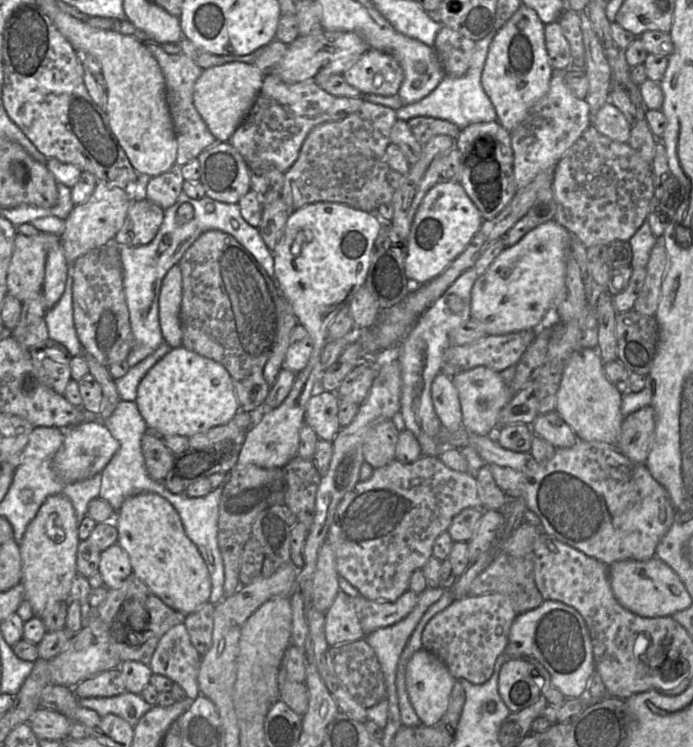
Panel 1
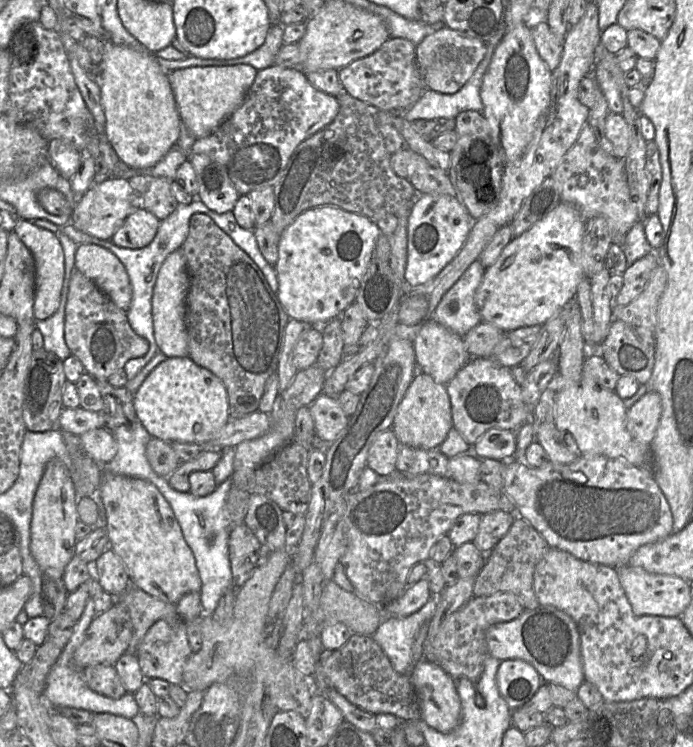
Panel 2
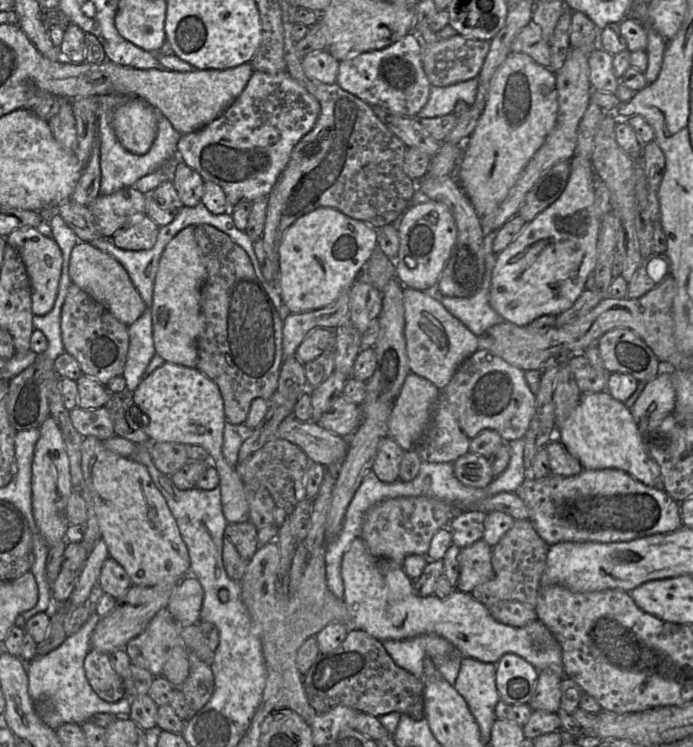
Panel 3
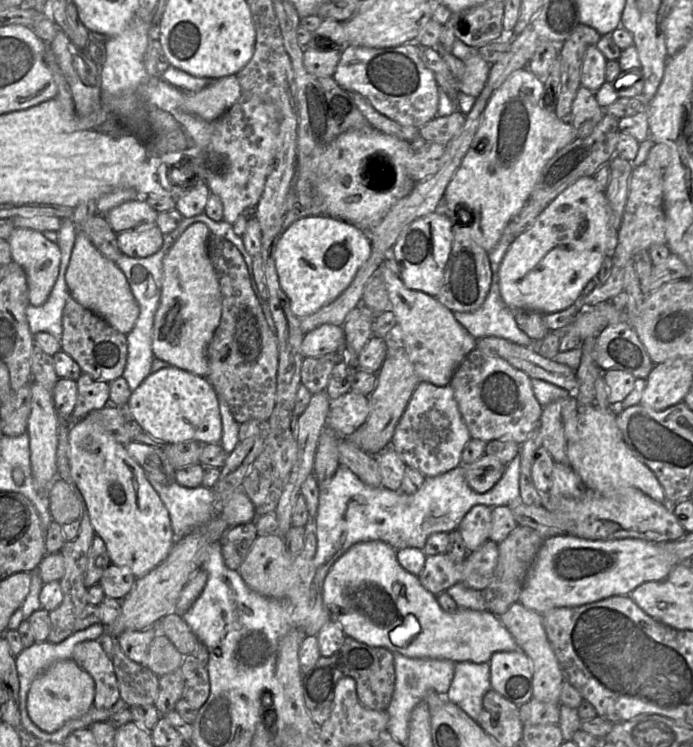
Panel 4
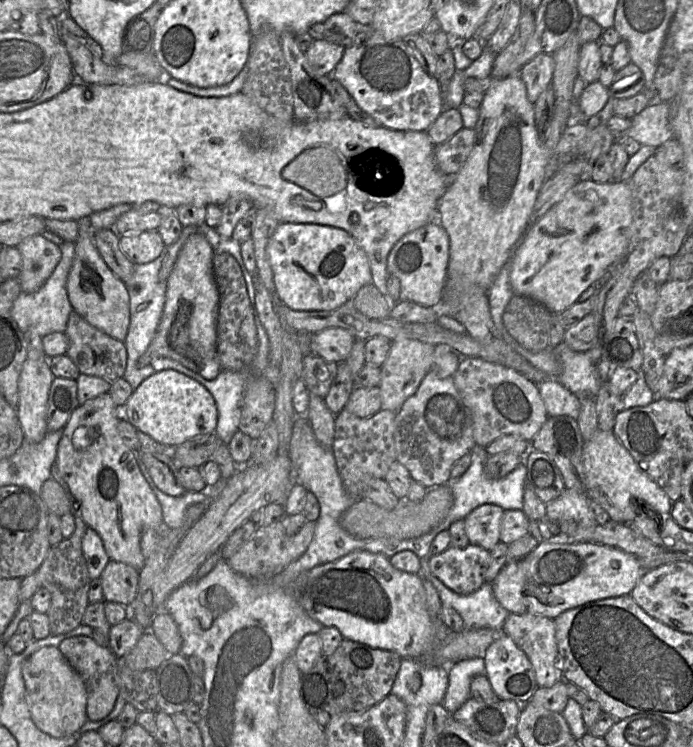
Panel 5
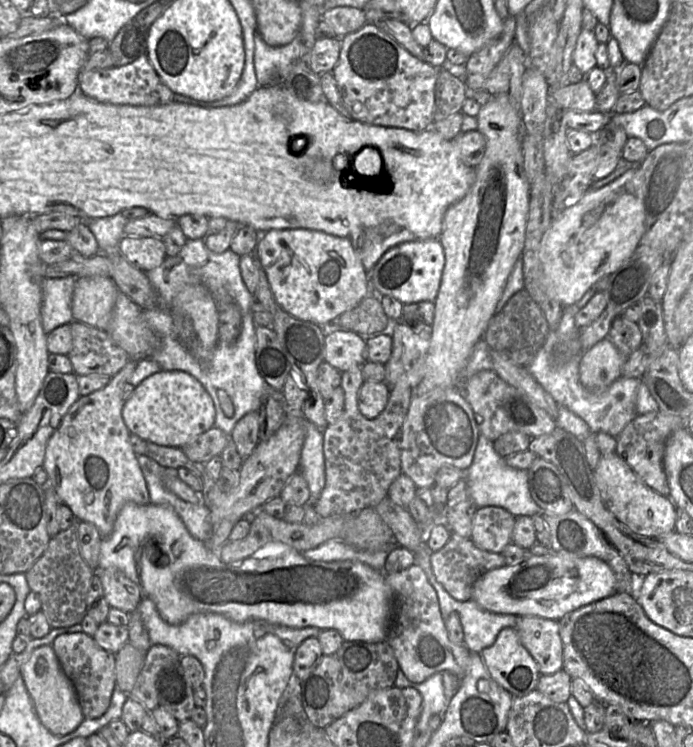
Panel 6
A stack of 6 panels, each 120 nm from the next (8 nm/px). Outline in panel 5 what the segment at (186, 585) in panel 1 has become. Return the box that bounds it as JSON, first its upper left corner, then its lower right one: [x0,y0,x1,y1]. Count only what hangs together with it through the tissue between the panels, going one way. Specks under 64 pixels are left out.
[55,392,162,570]

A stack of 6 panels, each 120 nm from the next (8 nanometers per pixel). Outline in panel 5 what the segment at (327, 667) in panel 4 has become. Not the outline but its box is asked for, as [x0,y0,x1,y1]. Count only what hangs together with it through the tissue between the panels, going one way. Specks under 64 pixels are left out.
[300,639,402,728]

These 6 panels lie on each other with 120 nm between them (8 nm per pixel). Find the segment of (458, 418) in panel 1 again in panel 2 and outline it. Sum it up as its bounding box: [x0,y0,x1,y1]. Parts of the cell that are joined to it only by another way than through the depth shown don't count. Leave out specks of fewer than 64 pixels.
[391,370,453,449]

